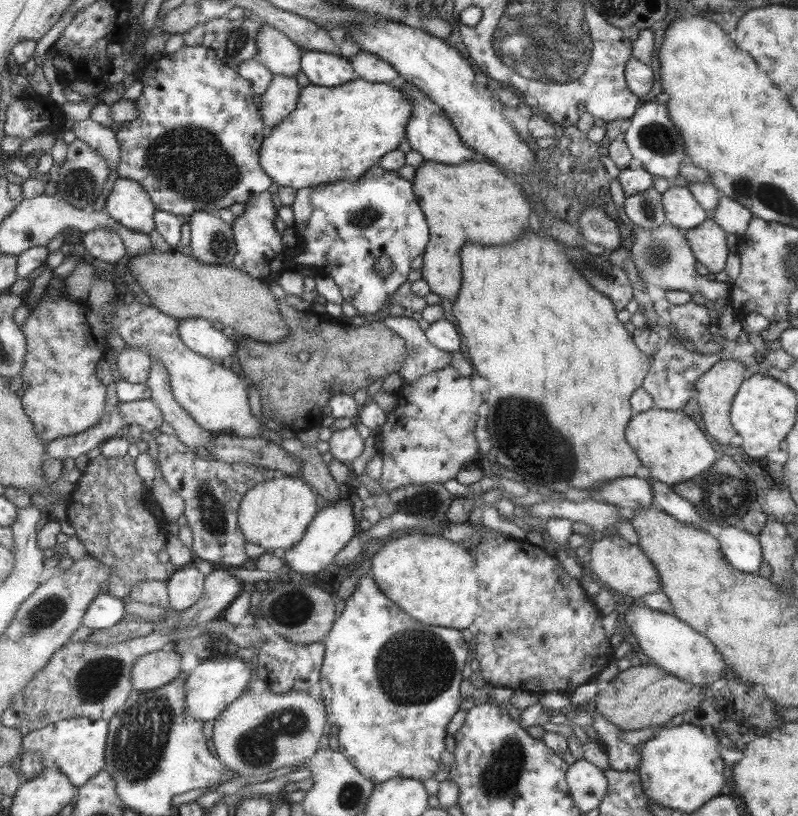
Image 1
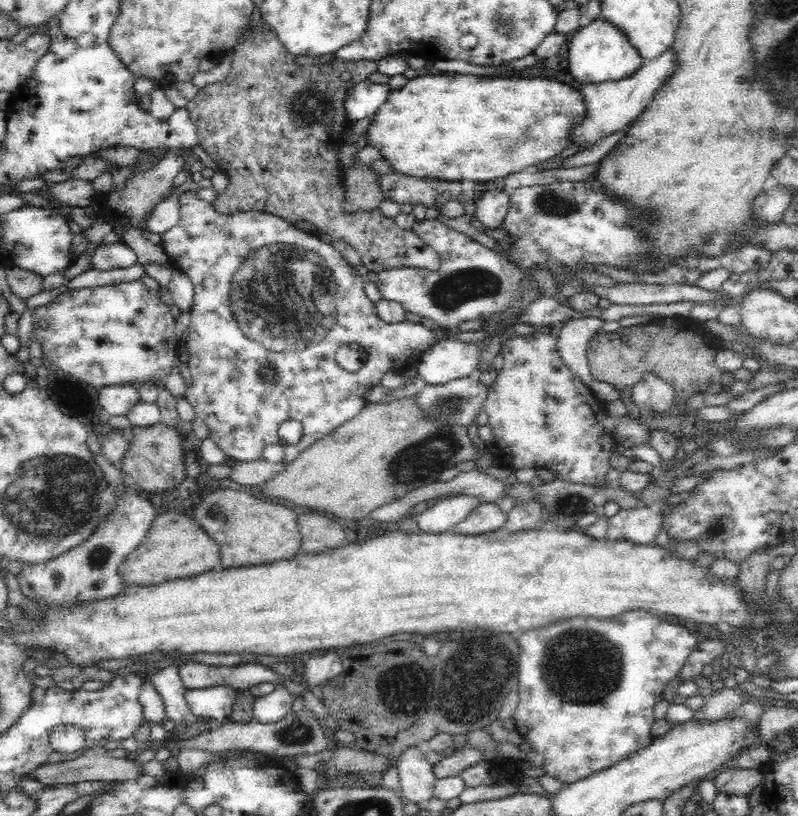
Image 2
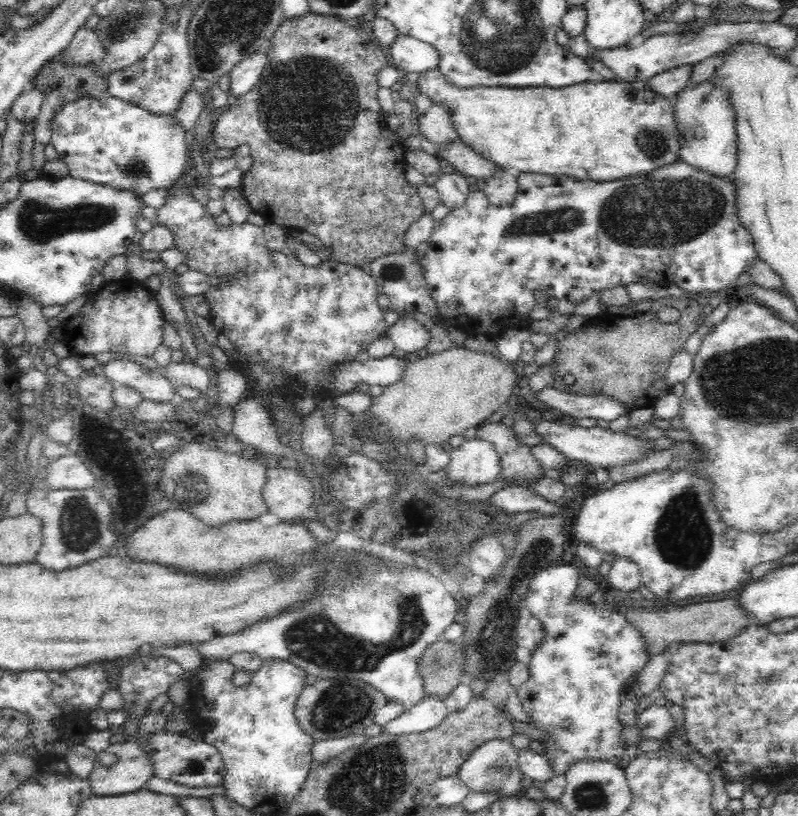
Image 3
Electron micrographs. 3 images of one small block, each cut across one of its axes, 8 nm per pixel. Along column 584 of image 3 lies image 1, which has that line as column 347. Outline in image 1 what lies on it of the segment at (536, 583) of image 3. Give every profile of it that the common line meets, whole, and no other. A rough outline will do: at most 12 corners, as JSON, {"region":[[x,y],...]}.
{"region":[[368,574],[324,641],[338,751],[424,781],[461,706],[457,629]]}

